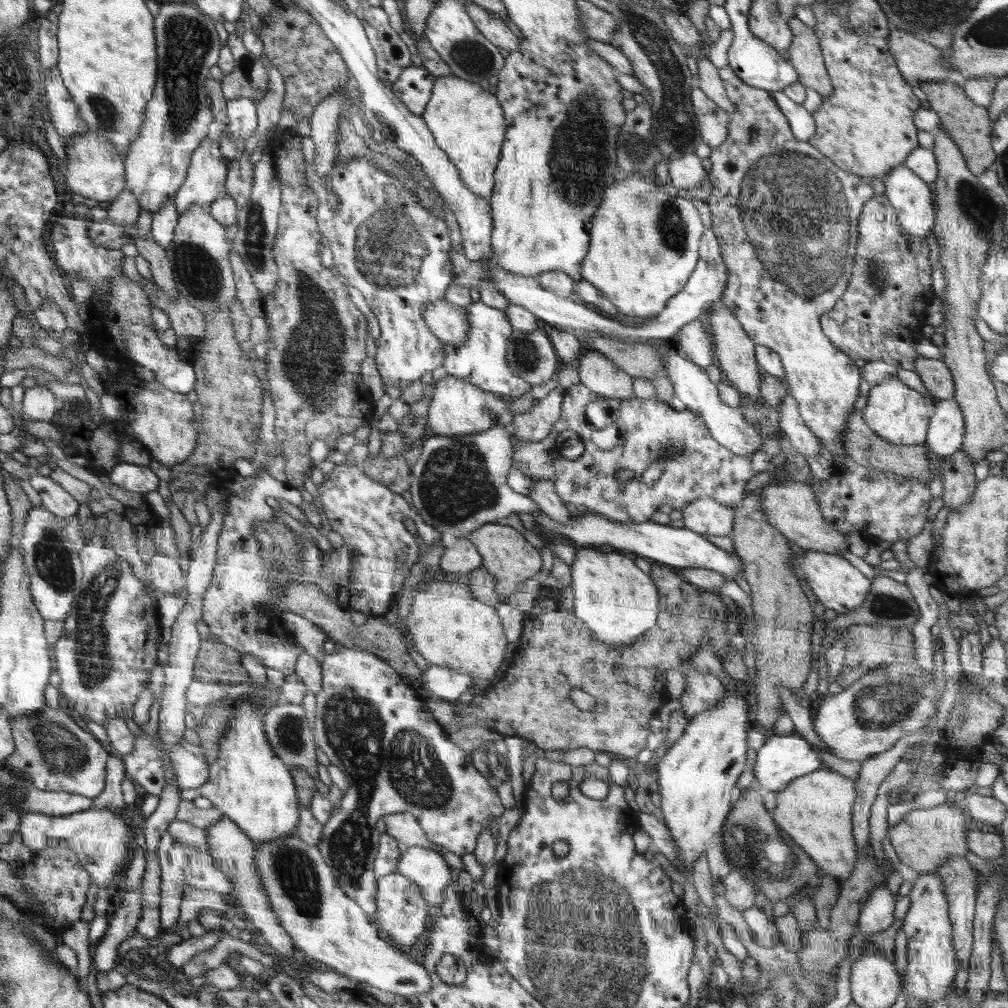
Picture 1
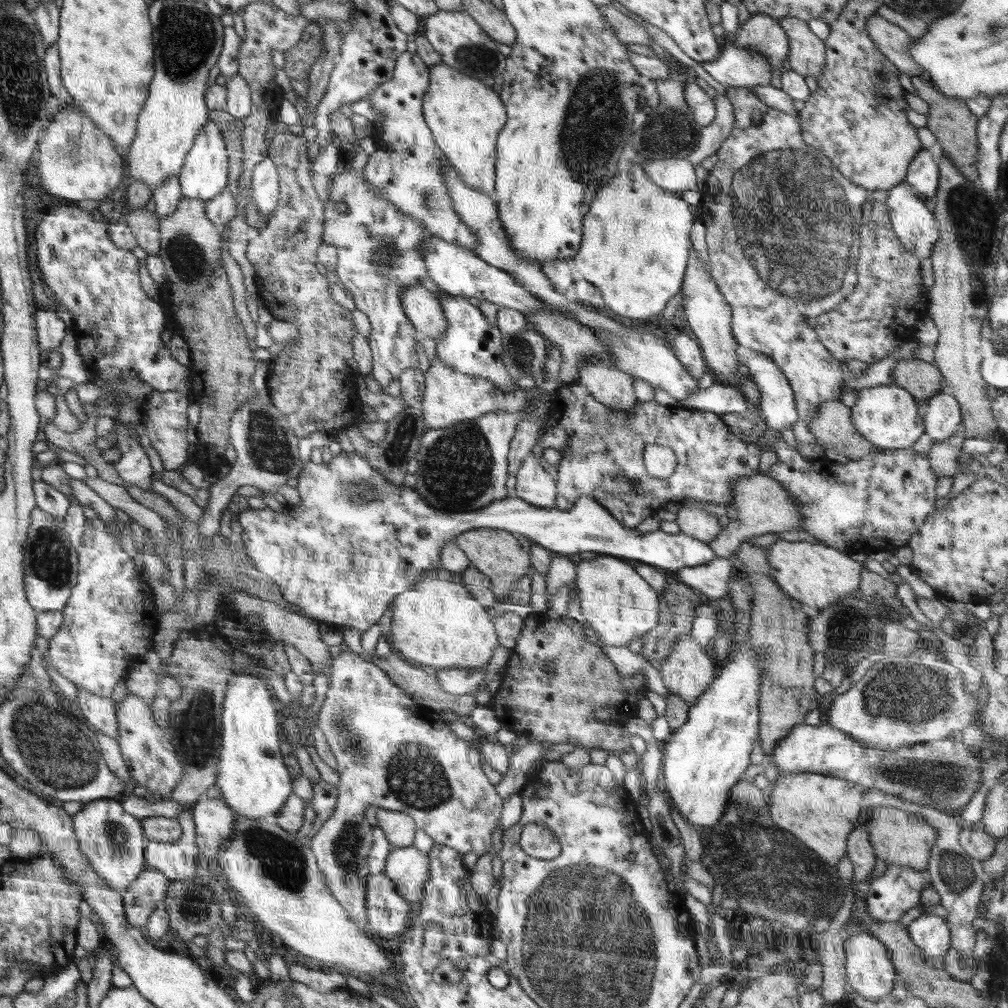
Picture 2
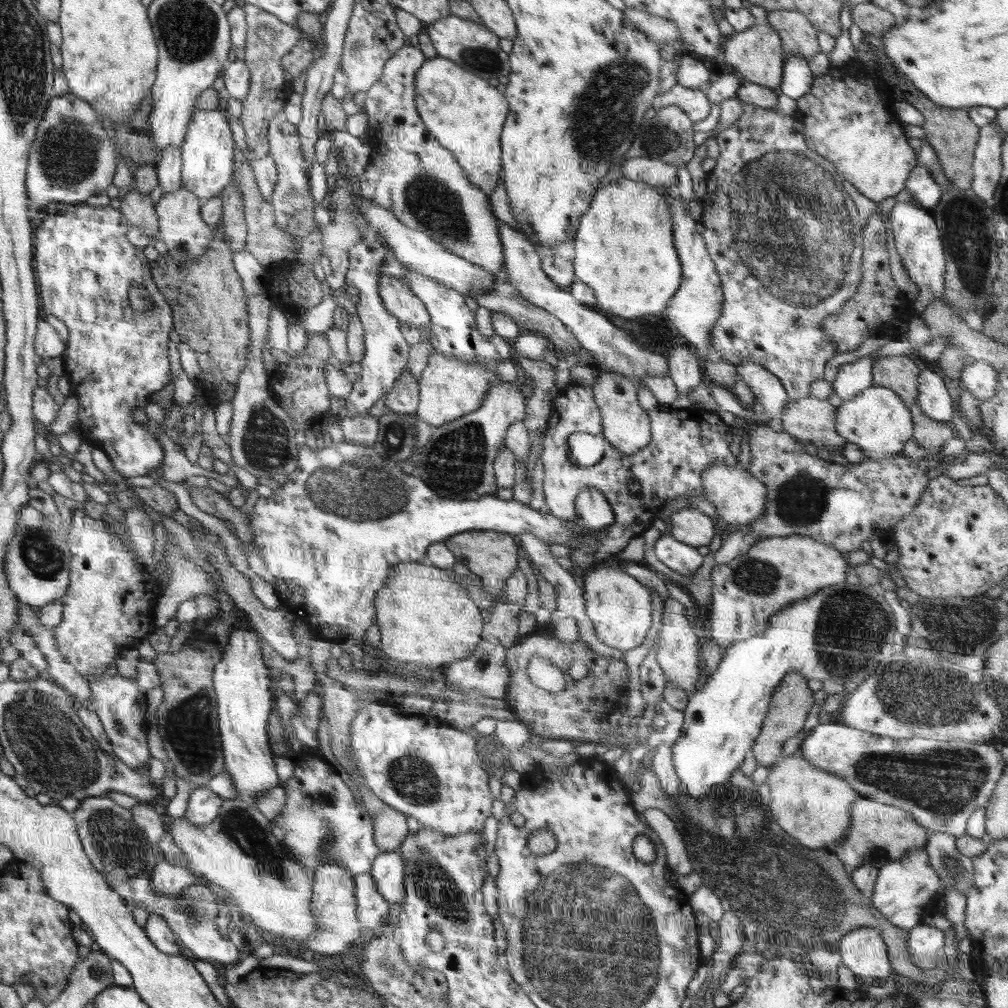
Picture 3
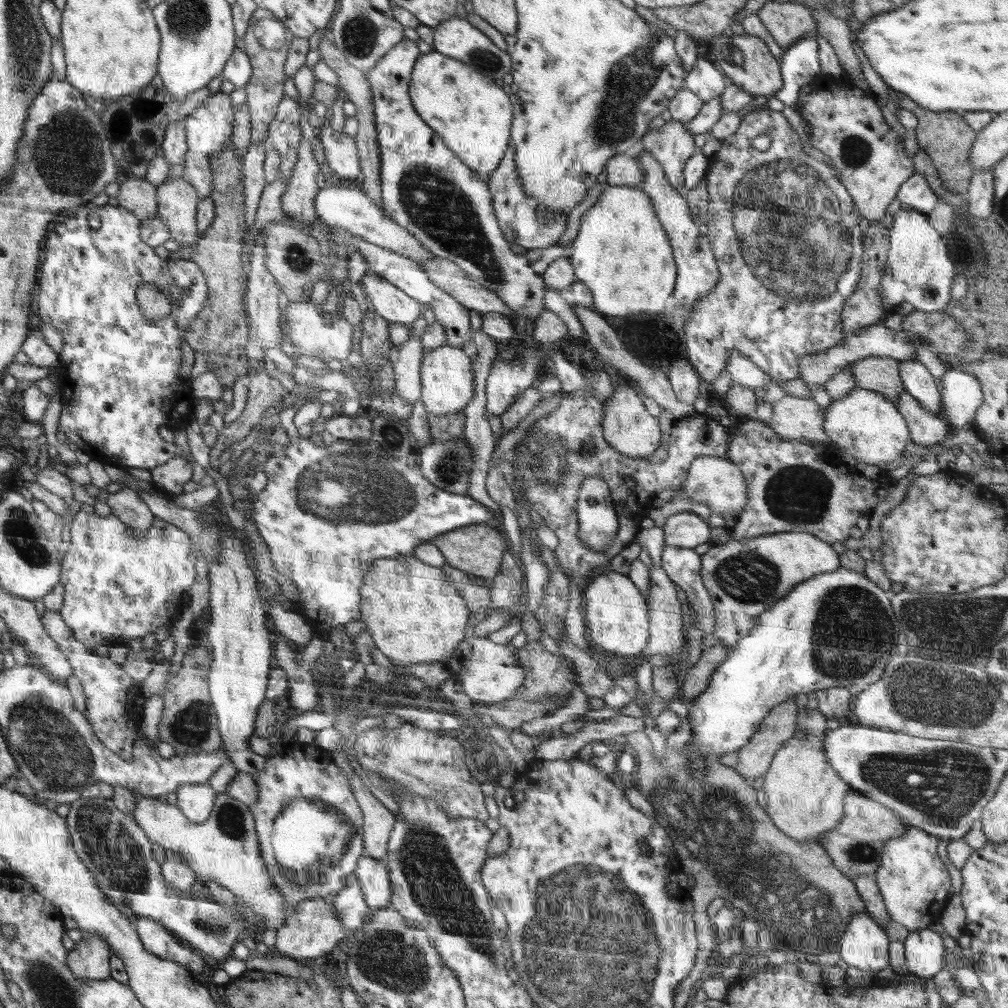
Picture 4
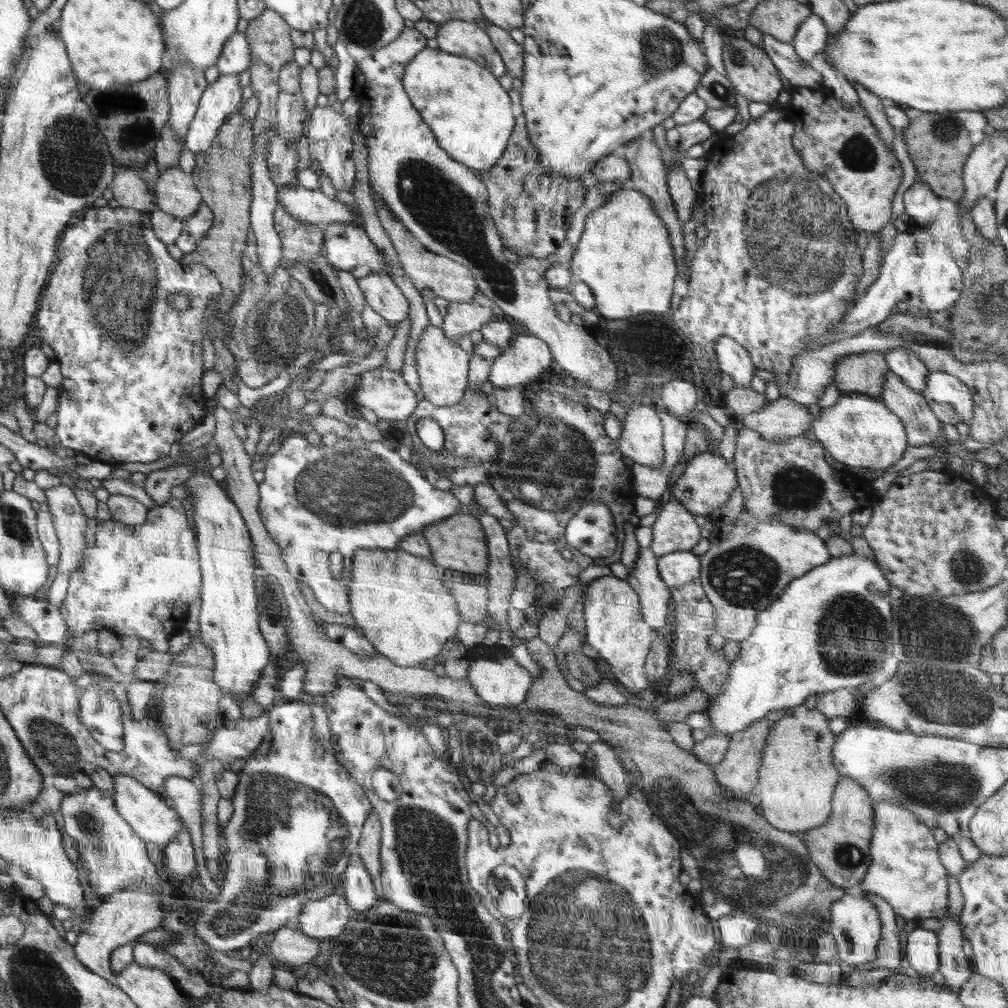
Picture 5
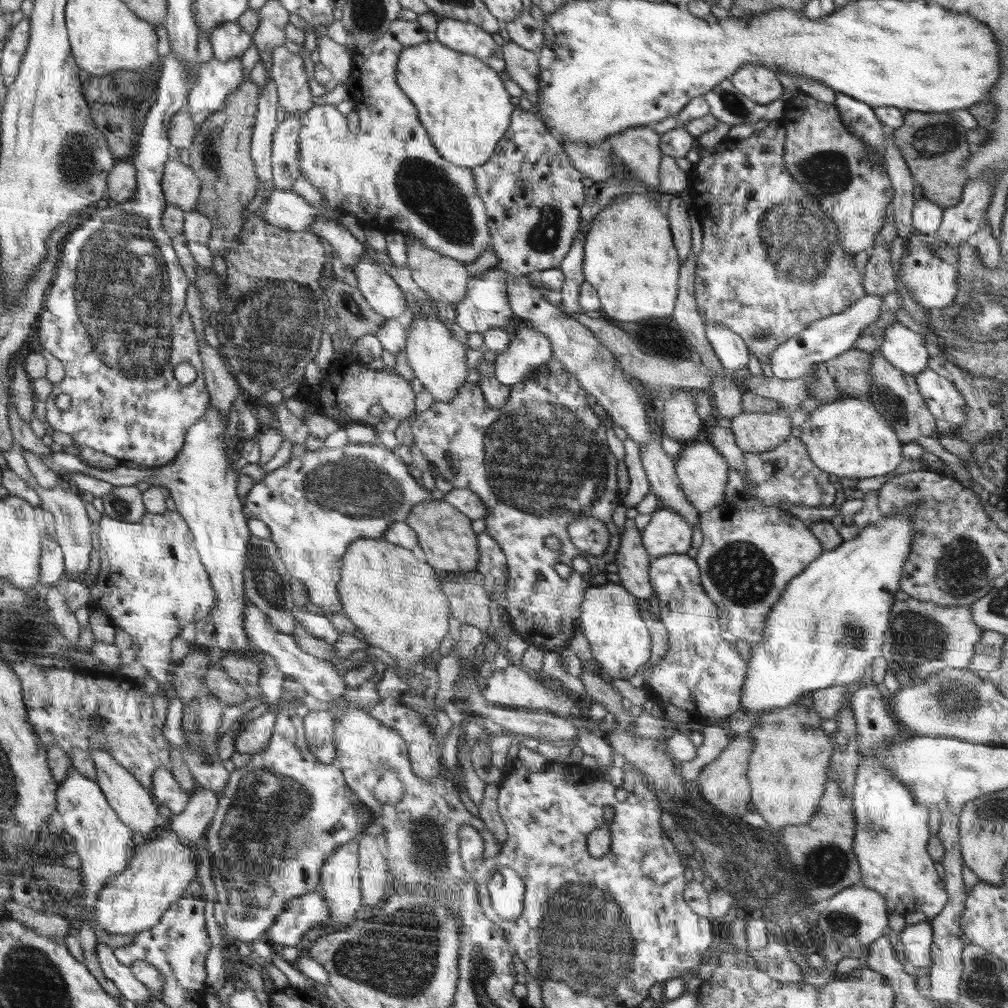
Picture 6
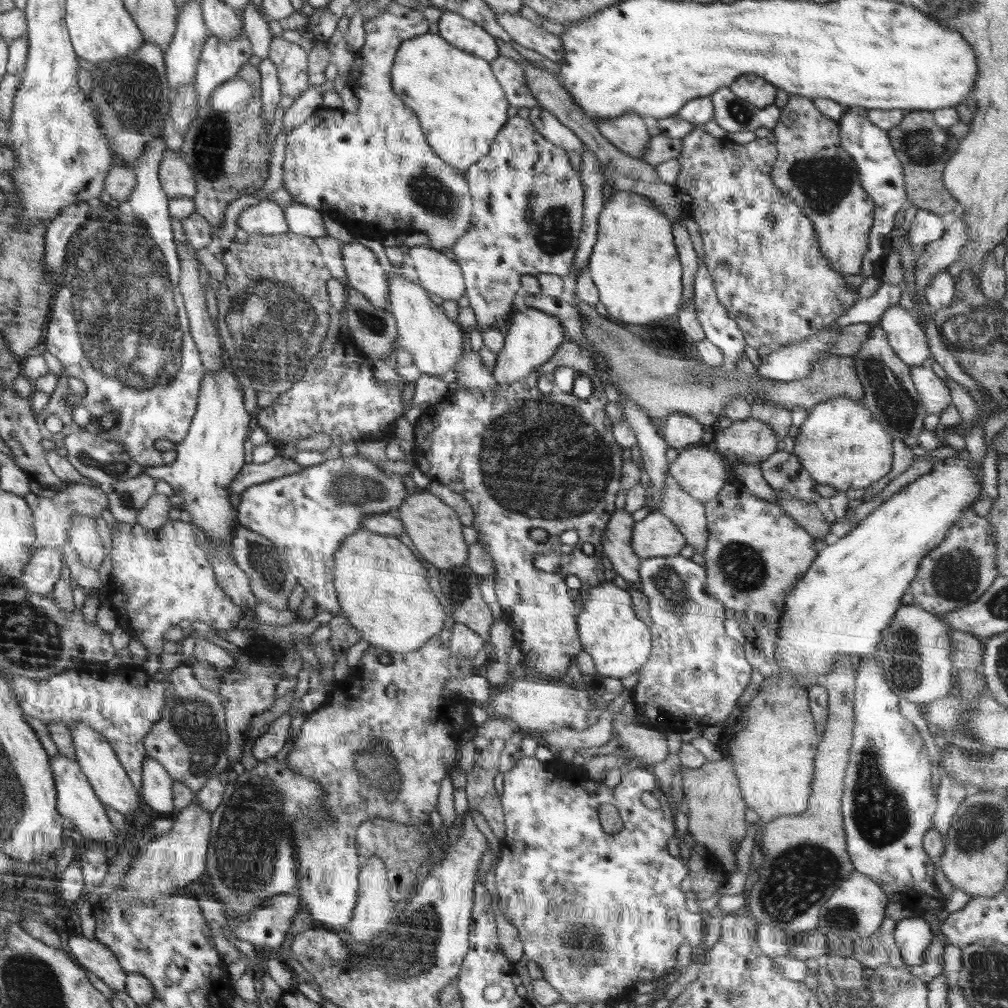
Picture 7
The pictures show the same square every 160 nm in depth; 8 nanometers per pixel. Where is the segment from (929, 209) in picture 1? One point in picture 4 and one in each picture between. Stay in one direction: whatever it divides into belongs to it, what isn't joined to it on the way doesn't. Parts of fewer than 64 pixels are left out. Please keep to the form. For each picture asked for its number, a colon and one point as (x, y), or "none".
2: (916, 227)
3: (917, 239)
4: (918, 270)

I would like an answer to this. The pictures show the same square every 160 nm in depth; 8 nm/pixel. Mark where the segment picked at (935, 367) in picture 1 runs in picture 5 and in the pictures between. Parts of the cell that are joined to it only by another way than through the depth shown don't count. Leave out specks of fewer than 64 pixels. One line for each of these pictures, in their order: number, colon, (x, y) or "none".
2: (922, 380)
3: (898, 373)
4: (881, 374)
5: (863, 373)

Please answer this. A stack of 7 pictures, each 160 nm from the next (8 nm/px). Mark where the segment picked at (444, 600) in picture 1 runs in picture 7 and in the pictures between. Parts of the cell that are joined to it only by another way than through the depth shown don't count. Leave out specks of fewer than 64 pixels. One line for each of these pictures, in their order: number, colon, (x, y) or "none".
2: (437, 623)
3: (424, 618)
4: (413, 613)
5: (399, 604)
6: (387, 596)
7: (383, 593)

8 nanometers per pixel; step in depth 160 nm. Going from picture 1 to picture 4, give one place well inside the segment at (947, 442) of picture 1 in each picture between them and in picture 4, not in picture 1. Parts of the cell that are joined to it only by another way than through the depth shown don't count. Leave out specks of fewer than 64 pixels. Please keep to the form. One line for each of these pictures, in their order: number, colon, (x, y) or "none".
2: (943, 417)
3: (933, 398)
4: (917, 380)

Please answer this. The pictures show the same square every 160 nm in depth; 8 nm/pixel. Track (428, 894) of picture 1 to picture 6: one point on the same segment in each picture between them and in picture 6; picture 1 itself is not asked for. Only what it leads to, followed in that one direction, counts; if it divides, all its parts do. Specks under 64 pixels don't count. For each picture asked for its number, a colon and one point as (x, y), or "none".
2: (407, 867)
3: (388, 870)
4: (373, 876)
5: (360, 891)
6: (341, 888)

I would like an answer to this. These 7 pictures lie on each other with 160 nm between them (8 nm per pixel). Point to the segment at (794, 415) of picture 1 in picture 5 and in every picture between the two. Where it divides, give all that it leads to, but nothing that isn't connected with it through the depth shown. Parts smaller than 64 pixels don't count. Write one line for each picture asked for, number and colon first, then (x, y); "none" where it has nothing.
2: (777, 401)
3: (770, 393)
4: (742, 371)
5: (733, 359)

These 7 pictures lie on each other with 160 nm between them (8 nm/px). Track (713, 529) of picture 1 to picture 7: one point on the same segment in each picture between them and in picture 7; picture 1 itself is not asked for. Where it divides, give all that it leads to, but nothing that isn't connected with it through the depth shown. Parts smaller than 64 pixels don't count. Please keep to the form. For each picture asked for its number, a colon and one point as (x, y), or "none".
2: (698, 523)
3: (690, 526)
4: (685, 529)
5: (674, 529)
6: (667, 532)
7: (654, 536)

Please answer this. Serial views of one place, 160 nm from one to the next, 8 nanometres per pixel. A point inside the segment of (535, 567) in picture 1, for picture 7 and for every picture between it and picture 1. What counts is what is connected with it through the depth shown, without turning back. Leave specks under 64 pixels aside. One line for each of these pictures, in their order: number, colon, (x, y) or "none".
2: (495, 553)
3: (493, 555)
4: (477, 549)
5: (458, 543)
6: (446, 540)
7: (435, 529)

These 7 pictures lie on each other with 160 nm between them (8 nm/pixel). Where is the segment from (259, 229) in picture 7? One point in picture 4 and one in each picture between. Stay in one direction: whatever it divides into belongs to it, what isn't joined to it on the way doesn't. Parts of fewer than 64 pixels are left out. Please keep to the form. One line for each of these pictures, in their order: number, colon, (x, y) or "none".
4: (343, 204)
5: (308, 206)
6: (285, 209)

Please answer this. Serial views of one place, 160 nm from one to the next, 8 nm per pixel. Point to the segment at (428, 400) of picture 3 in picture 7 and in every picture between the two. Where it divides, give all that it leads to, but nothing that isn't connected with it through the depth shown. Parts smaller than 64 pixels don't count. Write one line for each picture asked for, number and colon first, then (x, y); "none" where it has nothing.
4: (447, 377)
5: (442, 367)
6: (438, 360)
7: (425, 330)

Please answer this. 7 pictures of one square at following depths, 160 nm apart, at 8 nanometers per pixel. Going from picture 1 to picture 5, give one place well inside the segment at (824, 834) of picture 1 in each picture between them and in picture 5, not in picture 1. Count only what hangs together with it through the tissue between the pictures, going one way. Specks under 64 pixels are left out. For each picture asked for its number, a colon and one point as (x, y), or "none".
2: (822, 810)
3: (811, 804)
4: (804, 794)
5: (796, 780)

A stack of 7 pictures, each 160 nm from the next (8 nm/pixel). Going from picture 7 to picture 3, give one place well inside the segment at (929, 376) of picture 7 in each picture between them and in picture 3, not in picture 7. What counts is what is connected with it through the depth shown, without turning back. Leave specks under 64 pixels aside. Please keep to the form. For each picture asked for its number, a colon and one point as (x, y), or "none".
3: (981, 379)
4: (961, 395)
5: (948, 397)
6: (943, 399)

